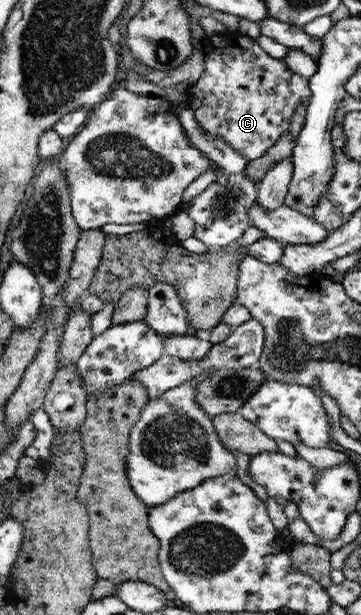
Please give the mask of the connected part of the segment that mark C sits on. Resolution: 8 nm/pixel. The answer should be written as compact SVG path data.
M227 31L220 35L212 35L206 38L205 44L202 46L204 55L204 72L202 76L193 83L193 87L190 88L188 99L188 107L193 110L194 118L197 124L201 126L201 129L205 134L213 134L213 136L219 136L223 138L234 150L238 151L242 157L246 157L248 161L256 160L266 154L264 150L272 148L276 141L282 136L282 133L289 130L290 118L294 114L297 106L304 103L306 106L311 99L311 87L310 80L308 77L300 76L299 73L292 72L290 66L284 60L272 58L267 52L264 52L258 43L252 38L246 38L240 32Z

